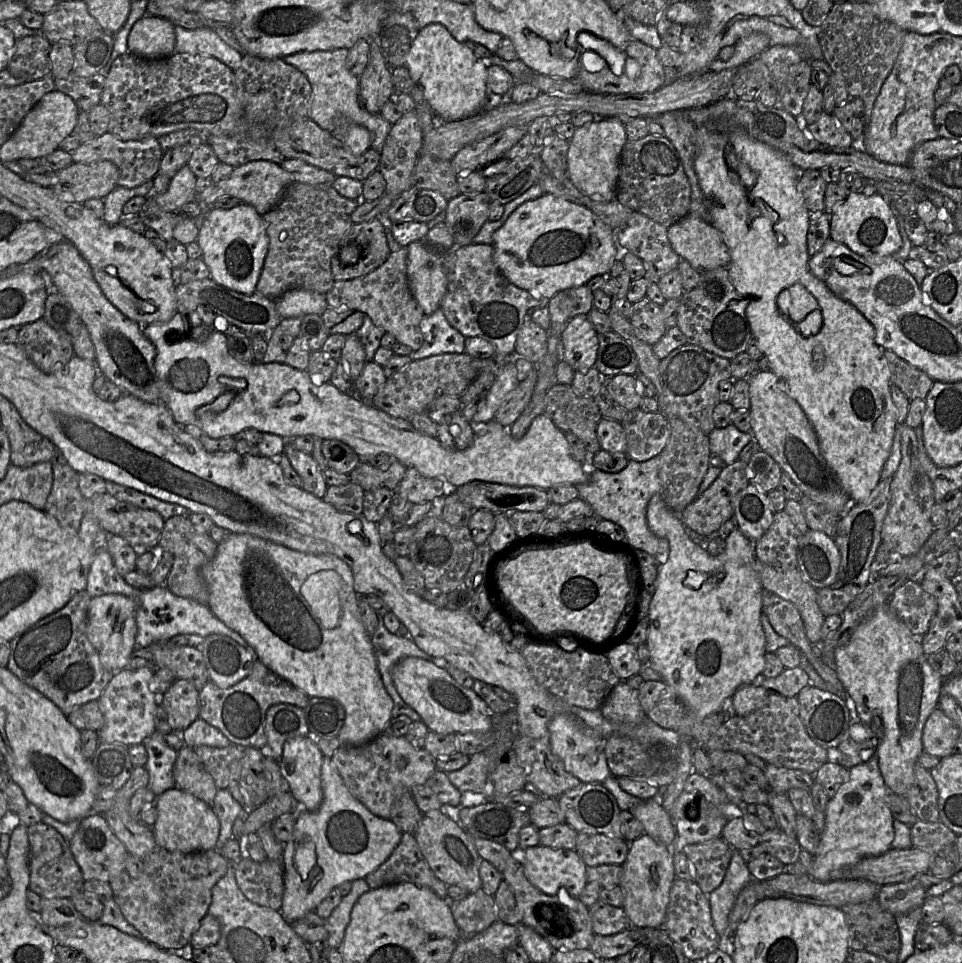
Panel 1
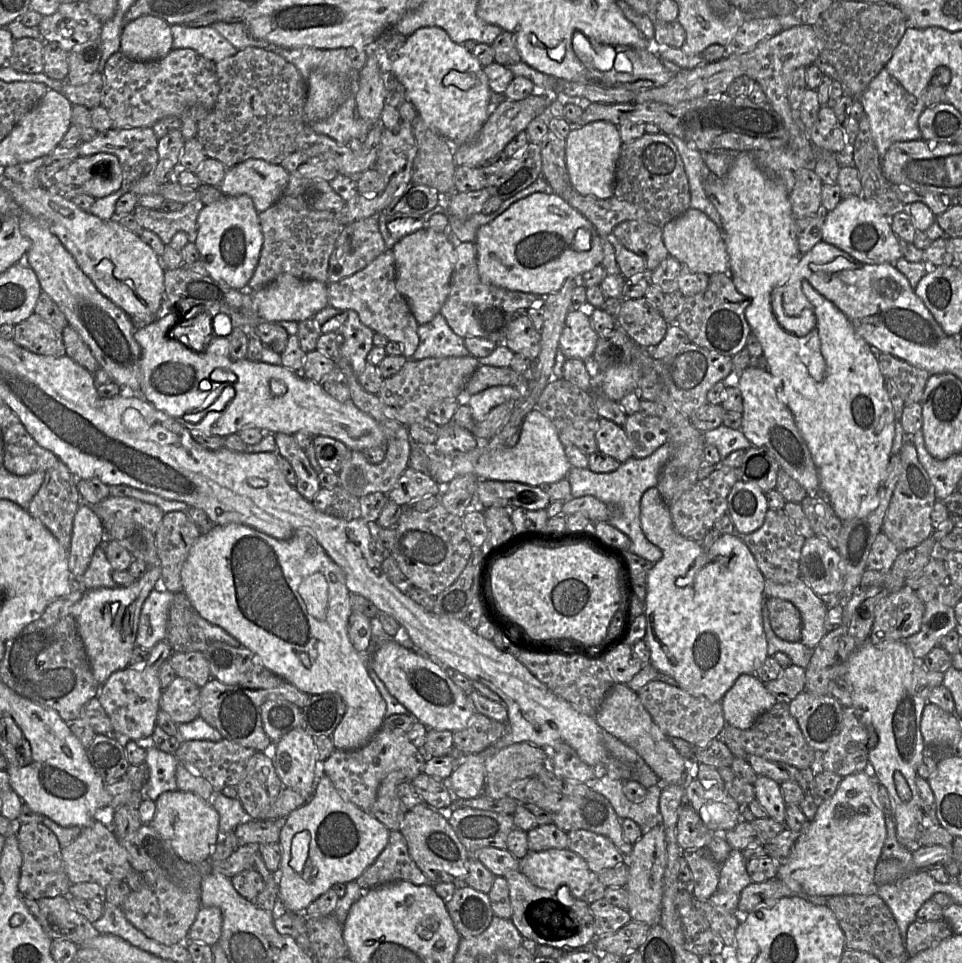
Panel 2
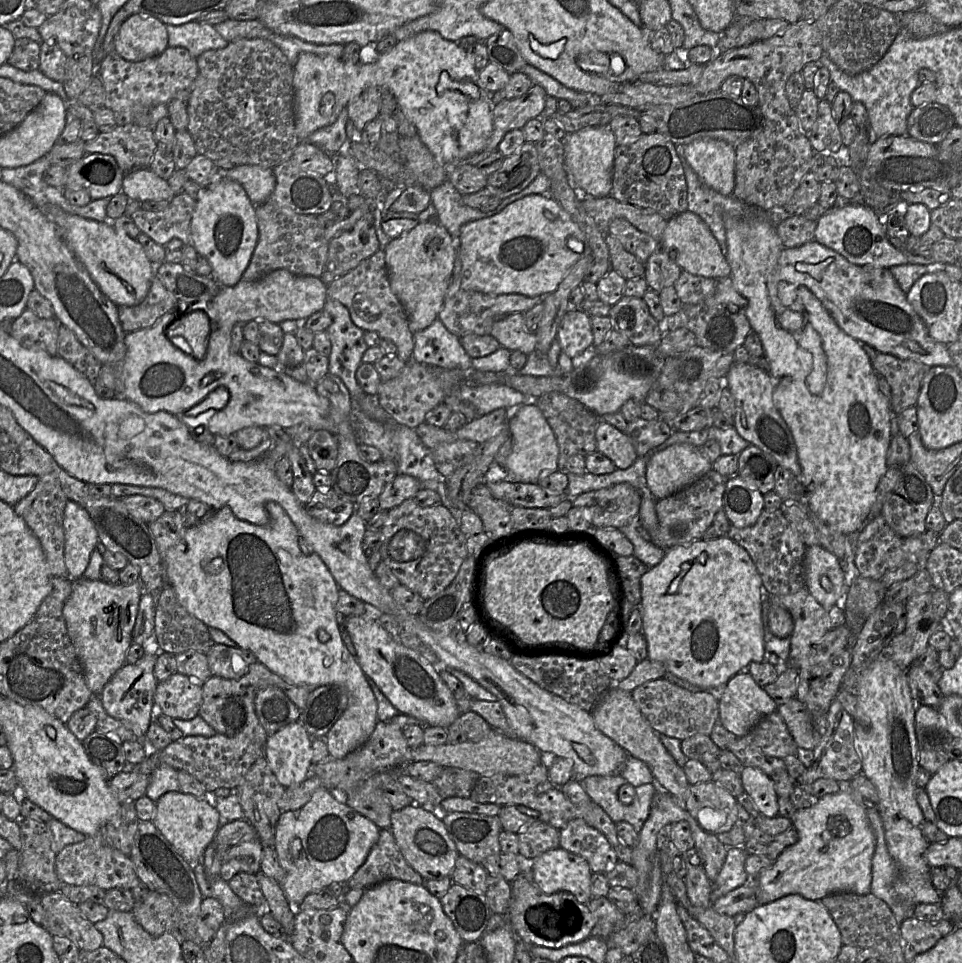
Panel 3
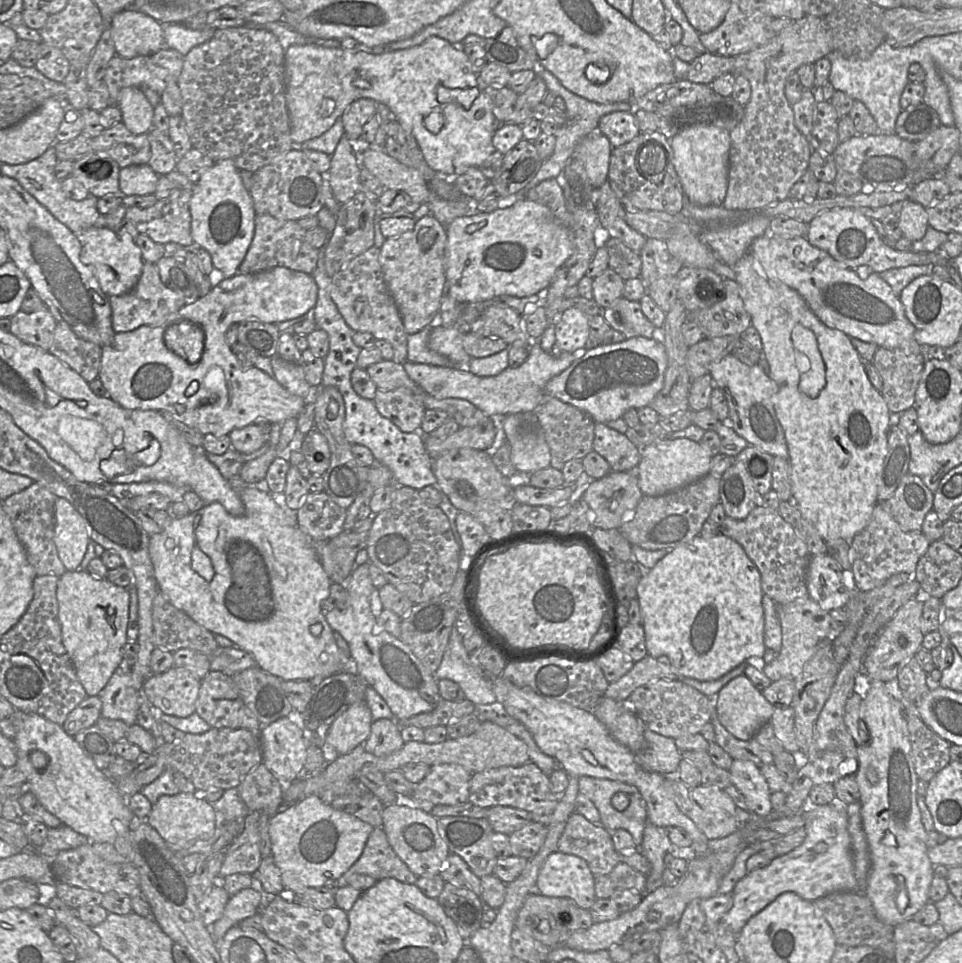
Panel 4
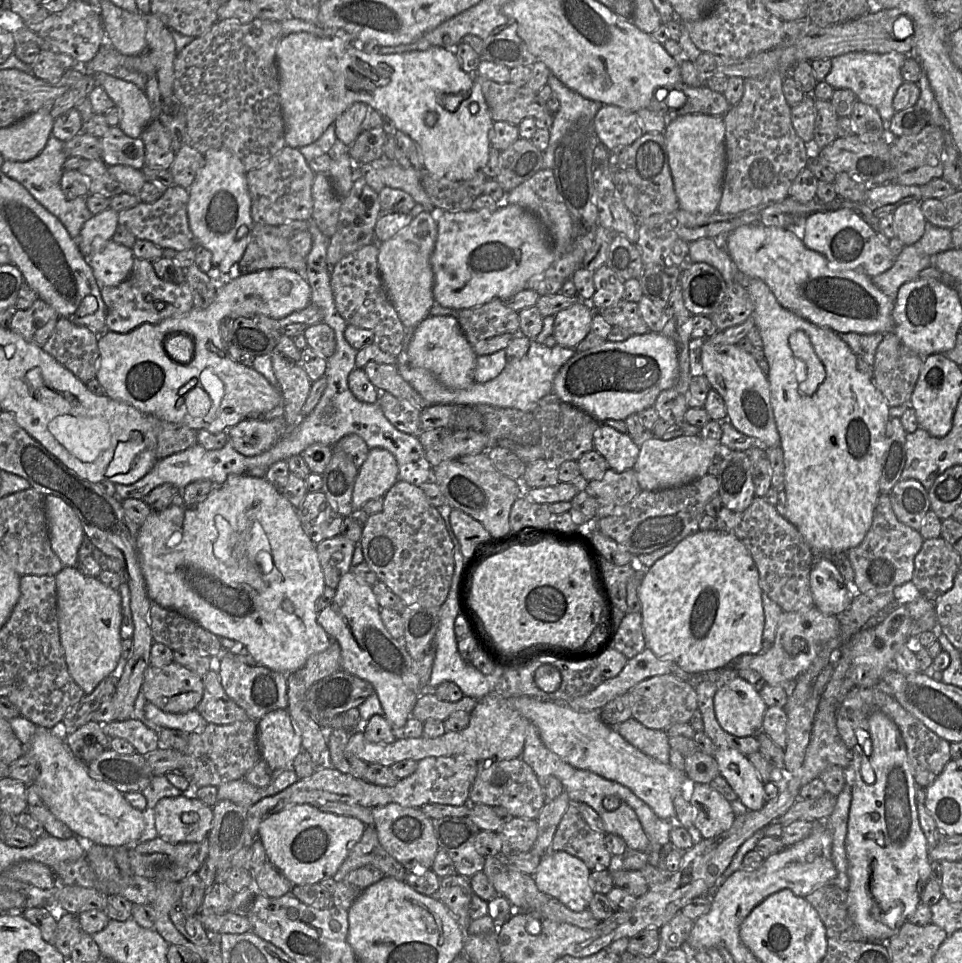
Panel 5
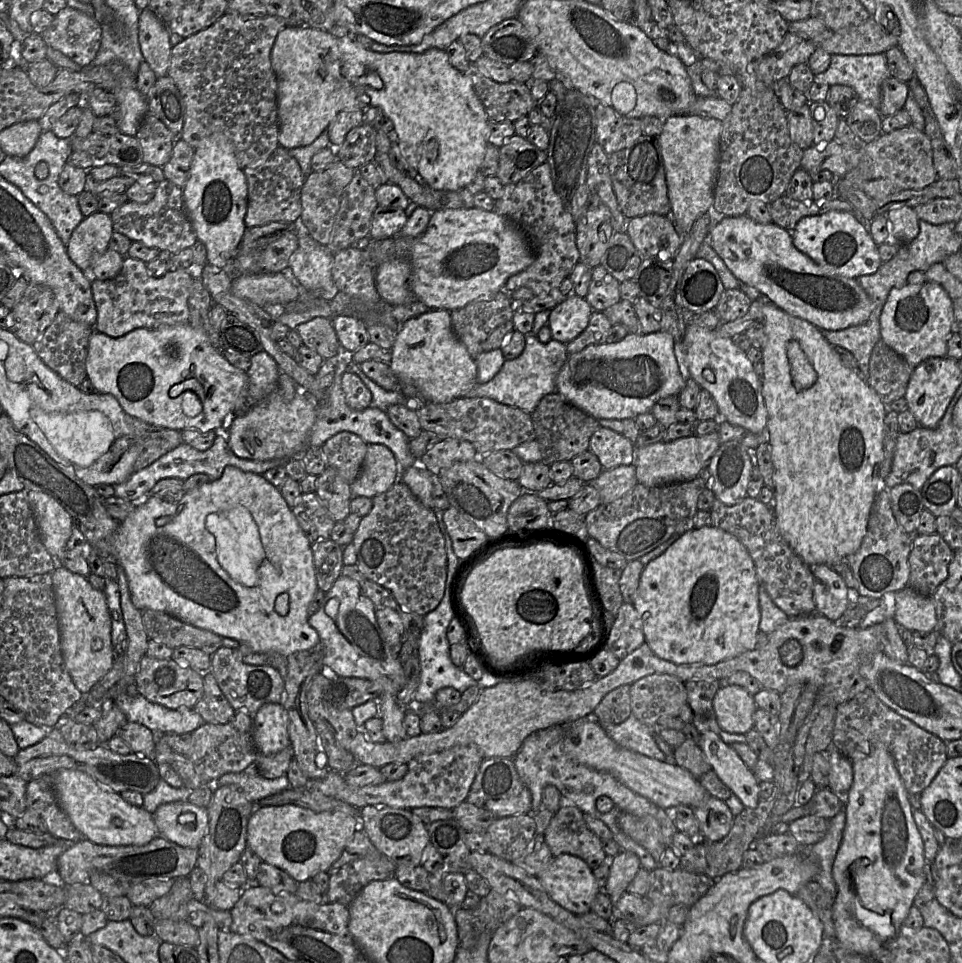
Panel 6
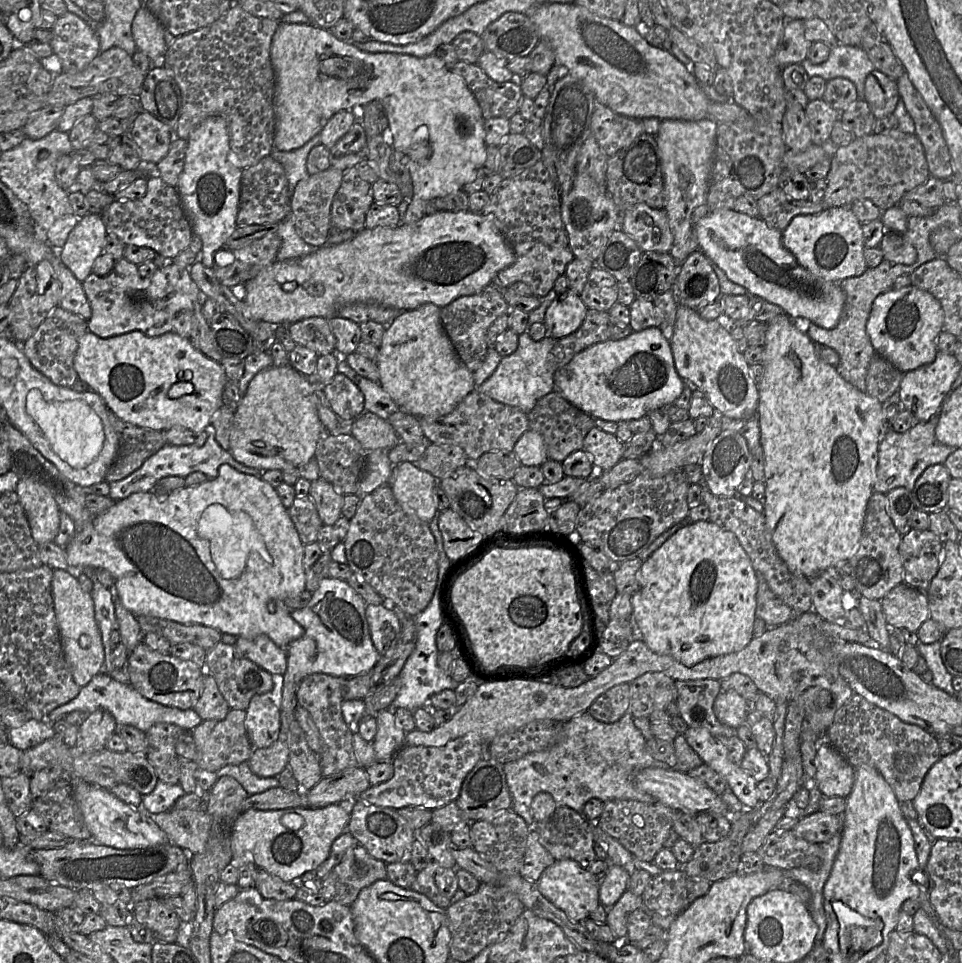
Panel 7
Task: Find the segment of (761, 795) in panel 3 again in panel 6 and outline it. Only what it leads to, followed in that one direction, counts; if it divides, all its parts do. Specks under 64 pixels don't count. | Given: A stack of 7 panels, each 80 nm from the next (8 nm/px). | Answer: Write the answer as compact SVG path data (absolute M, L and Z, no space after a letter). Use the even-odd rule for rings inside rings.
M711 731L701 733L699 747L712 770L746 808L756 808L760 802L759 781L737 752Z

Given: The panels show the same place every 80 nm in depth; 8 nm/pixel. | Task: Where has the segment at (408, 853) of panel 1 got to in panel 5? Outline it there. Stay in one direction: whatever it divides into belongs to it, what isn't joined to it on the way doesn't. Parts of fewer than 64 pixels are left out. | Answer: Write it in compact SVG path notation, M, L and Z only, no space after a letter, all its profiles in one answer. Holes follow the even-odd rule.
M373 825L366 826L359 842L353 847L339 870L332 878L339 882L353 870L372 866L382 871L385 876L404 881L407 870L381 846Z

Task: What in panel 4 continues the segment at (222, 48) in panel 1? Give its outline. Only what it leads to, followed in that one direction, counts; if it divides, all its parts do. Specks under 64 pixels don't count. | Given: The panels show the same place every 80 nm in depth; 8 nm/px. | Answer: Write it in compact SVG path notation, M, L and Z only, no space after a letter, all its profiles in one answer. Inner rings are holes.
M181 23L162 24L164 30L164 46L174 49L183 56L212 38L214 31L211 27L194 30Z

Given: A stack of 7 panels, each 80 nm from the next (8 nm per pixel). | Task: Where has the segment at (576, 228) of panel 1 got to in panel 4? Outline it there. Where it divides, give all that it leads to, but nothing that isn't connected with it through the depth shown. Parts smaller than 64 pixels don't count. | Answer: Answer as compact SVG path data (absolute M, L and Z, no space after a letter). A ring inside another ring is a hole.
M520 199L509 207L497 208L492 212L479 212L472 216L462 216L455 218L446 226L447 243L445 248L445 276L446 294L459 303L473 303L489 300L496 296L510 295L515 297L528 297L540 291L546 291L557 270L573 254L574 235L573 231L554 216L551 210L538 202L529 199Z

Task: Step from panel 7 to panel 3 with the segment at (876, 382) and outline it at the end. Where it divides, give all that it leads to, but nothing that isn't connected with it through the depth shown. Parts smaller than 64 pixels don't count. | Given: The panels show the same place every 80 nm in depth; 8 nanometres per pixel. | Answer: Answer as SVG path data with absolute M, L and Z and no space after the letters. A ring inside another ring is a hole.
M878 352L871 364L875 372L884 376L890 385L892 412L899 414L916 405L928 367L919 361L900 359L883 352Z

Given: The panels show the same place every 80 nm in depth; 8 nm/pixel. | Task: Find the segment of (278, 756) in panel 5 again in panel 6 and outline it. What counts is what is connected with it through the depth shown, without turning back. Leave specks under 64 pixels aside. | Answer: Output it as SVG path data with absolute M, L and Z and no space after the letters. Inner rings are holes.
M264 704L252 718L253 740L259 753L273 755L290 746L289 717L281 704Z

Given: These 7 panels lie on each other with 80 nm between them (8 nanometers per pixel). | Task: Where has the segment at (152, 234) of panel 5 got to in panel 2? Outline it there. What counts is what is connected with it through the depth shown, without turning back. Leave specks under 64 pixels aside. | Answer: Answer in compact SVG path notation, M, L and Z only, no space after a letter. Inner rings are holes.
M200 198L190 201L177 211L163 212L137 206L133 212L137 222L145 230L157 234L165 245L168 245L178 231L187 234L189 242L194 243L197 235L197 217L204 207Z

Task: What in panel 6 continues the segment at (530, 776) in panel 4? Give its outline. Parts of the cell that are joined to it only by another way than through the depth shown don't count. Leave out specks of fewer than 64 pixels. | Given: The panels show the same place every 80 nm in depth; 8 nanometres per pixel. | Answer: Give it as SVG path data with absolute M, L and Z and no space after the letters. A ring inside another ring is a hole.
M483 759L471 785L466 802L492 812L497 818L530 814L532 796L515 768L513 759Z

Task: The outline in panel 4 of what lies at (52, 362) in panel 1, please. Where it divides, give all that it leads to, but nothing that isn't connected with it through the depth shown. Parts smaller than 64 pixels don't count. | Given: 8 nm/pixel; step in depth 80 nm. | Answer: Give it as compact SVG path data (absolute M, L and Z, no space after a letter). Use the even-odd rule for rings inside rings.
M47 306L31 313L19 311L11 318L10 332L24 343L48 351L57 323Z

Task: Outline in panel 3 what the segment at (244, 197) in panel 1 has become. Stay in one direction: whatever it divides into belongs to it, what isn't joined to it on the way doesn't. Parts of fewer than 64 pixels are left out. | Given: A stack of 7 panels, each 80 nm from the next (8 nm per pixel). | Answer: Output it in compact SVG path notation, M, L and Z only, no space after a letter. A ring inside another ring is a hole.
M239 165L225 170L224 176L238 182L255 206L261 205L269 199L276 184L272 168L258 165Z

